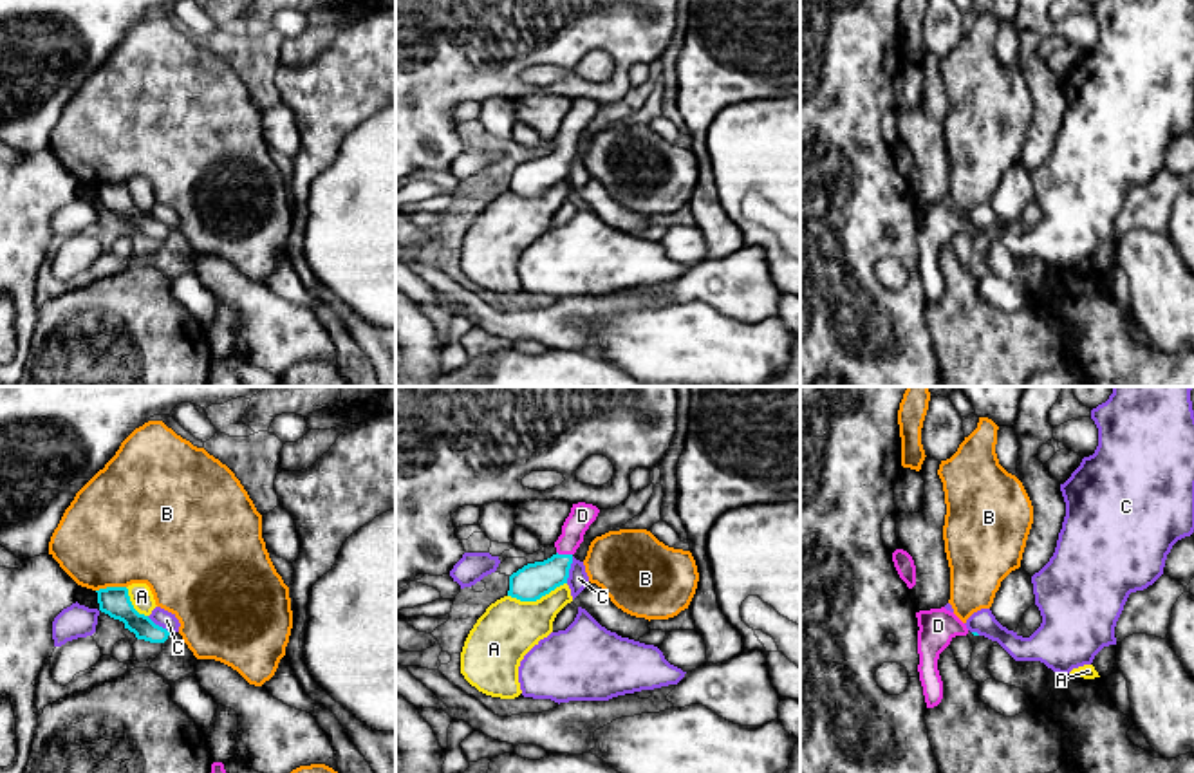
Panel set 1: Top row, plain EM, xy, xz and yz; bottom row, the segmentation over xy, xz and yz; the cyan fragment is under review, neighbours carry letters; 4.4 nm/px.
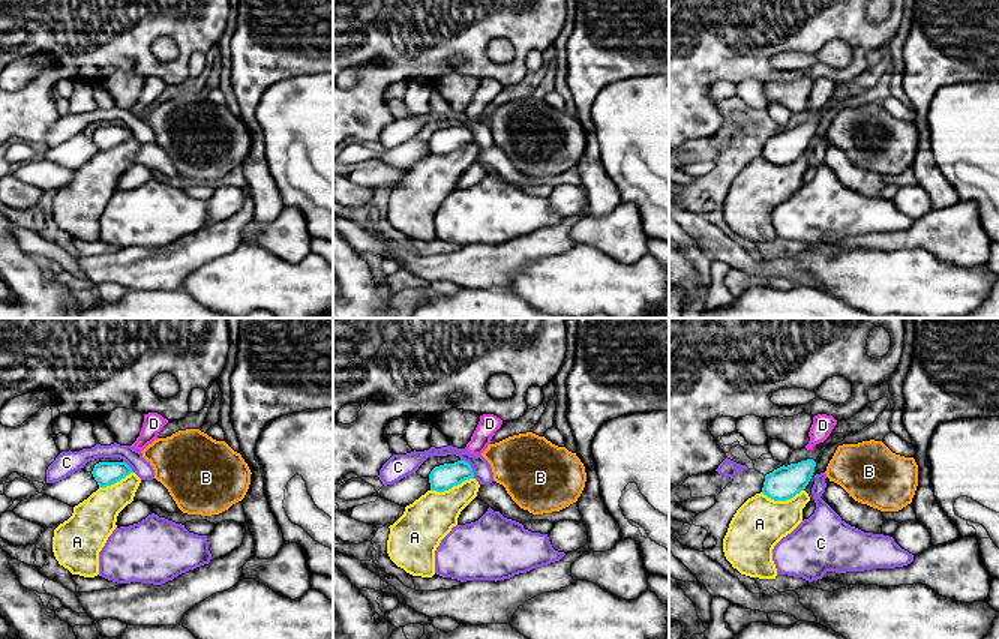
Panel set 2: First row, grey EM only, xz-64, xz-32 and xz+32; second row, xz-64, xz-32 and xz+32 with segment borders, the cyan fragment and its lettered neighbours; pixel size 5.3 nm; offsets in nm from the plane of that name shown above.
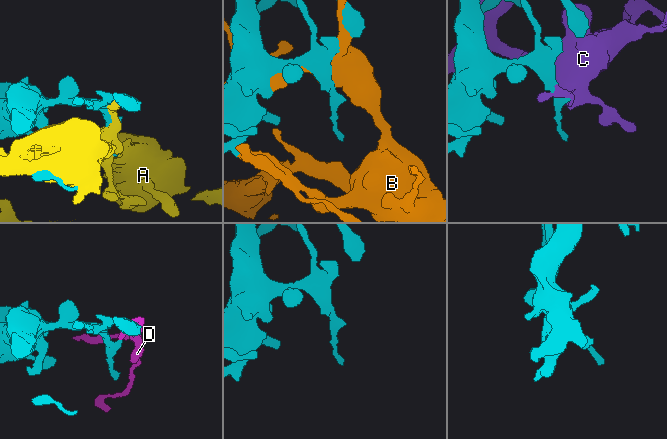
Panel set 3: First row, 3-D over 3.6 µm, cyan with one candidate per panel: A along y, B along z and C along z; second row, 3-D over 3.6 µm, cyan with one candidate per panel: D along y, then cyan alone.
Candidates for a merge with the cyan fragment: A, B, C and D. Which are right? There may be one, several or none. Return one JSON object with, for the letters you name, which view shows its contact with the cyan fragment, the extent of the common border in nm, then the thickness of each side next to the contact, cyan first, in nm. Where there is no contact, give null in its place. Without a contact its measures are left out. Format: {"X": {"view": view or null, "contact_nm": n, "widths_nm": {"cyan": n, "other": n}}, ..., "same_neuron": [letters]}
{"D": {"view": "xz", "contact_nm": 70, "widths_nm": {"cyan": 160, "other": 110}}, "same_neuron": ["D"]}

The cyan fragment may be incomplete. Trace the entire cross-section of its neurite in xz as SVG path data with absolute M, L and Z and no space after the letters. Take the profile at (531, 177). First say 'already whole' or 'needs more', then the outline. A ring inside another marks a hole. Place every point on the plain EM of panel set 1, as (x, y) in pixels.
needs more | M573 99L562 121L562 130L555 137L556 148L544 155L527 159L509 172L508 191L520 197L536 197L556 182L567 179L573 150L583 137L583 130L596 116L600 105L592 99Z

